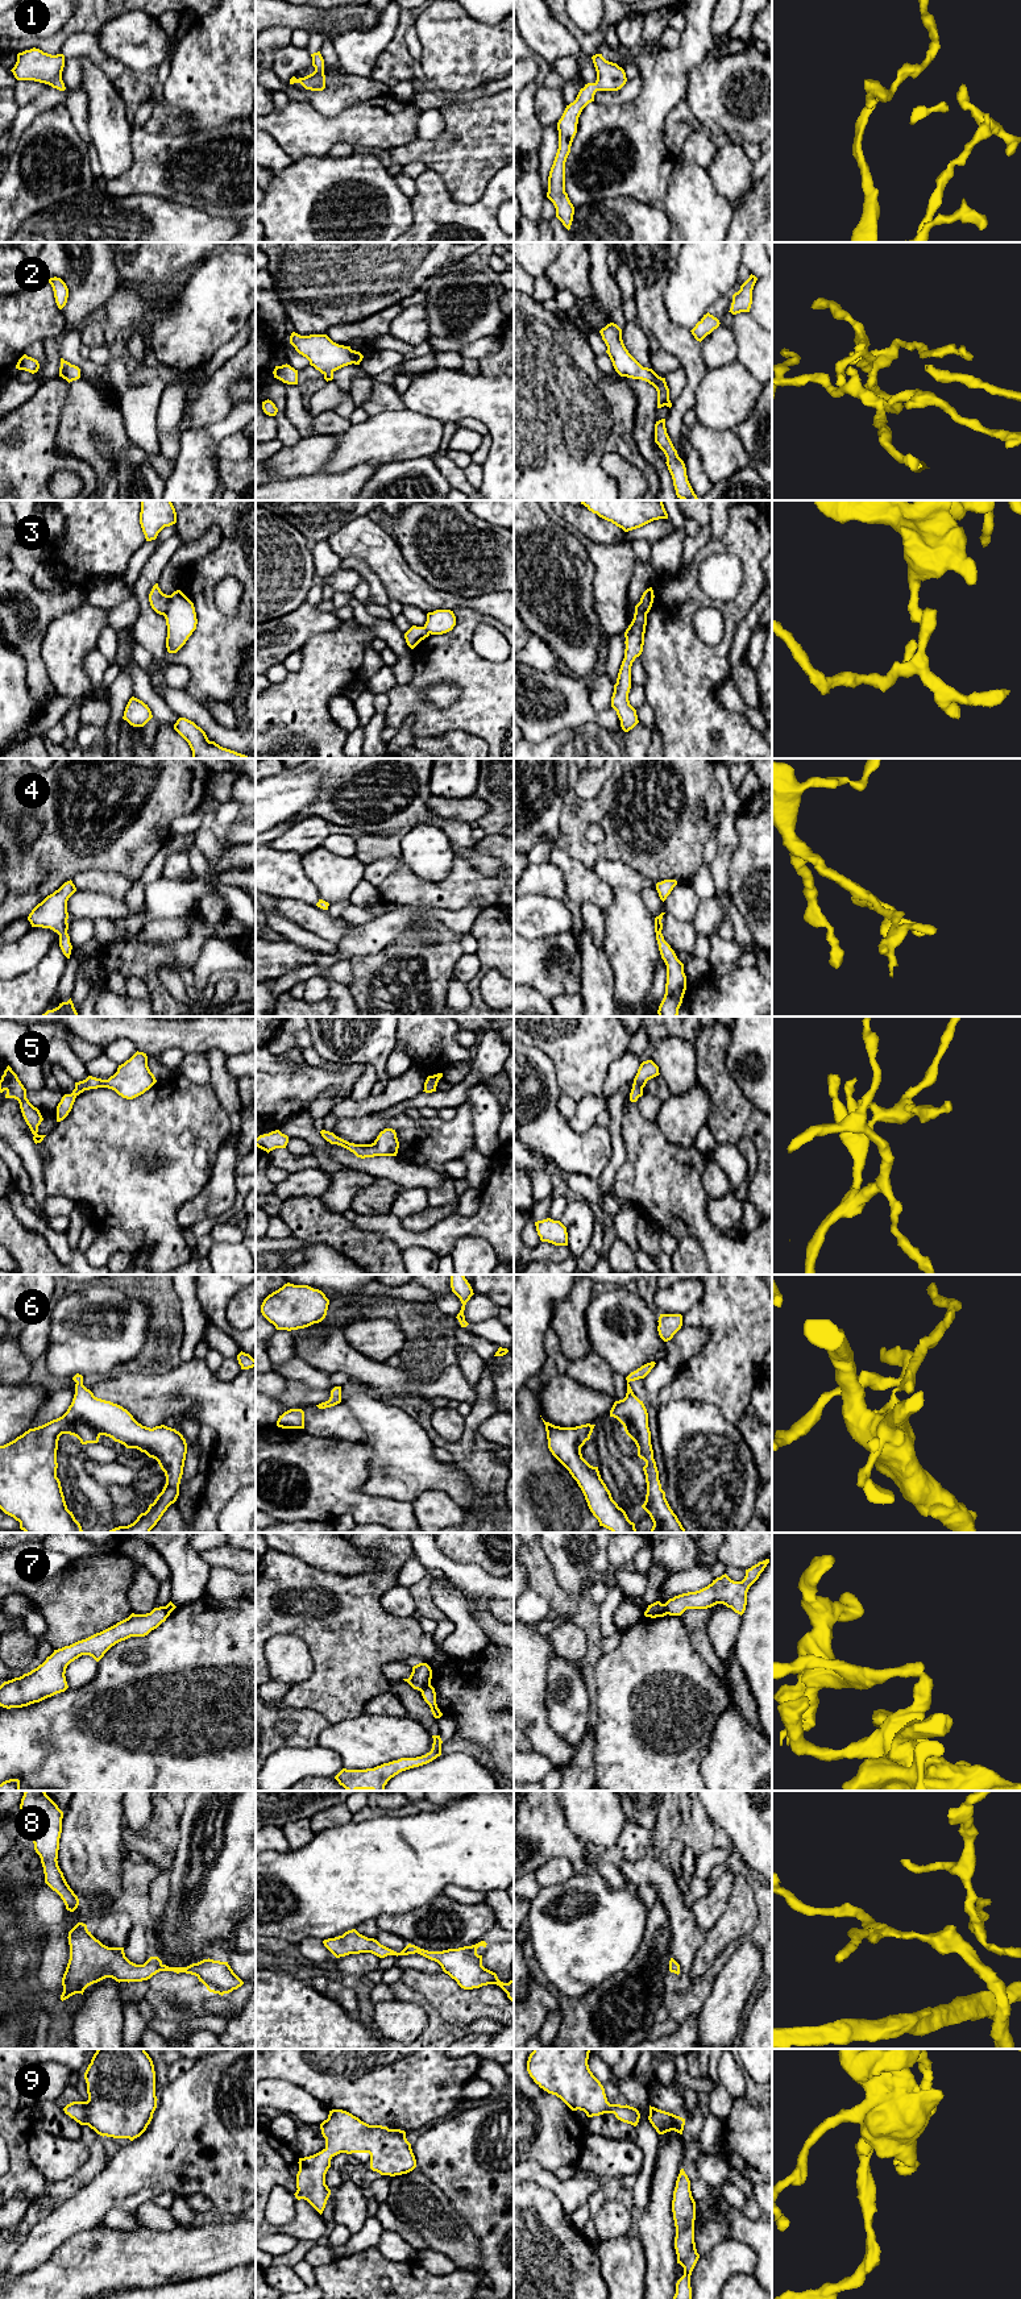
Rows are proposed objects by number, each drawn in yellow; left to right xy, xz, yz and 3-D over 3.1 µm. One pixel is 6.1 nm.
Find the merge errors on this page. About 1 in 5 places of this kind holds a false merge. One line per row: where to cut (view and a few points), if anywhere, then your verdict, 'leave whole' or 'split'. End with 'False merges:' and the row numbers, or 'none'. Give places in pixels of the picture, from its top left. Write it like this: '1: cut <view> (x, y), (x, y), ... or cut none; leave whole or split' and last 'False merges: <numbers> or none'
1: cut none; leave whole
2: cut none; leave whole
3: cut xy (171, 595), (164, 615); split
4: cut none; leave whole
5: cut none; leave whole
6: cut none; leave whole
7: cut xz (430, 1682), (420, 1691); split
8: cut none; leave whole
9: cut none; leave whole
False merges: 3, 7

